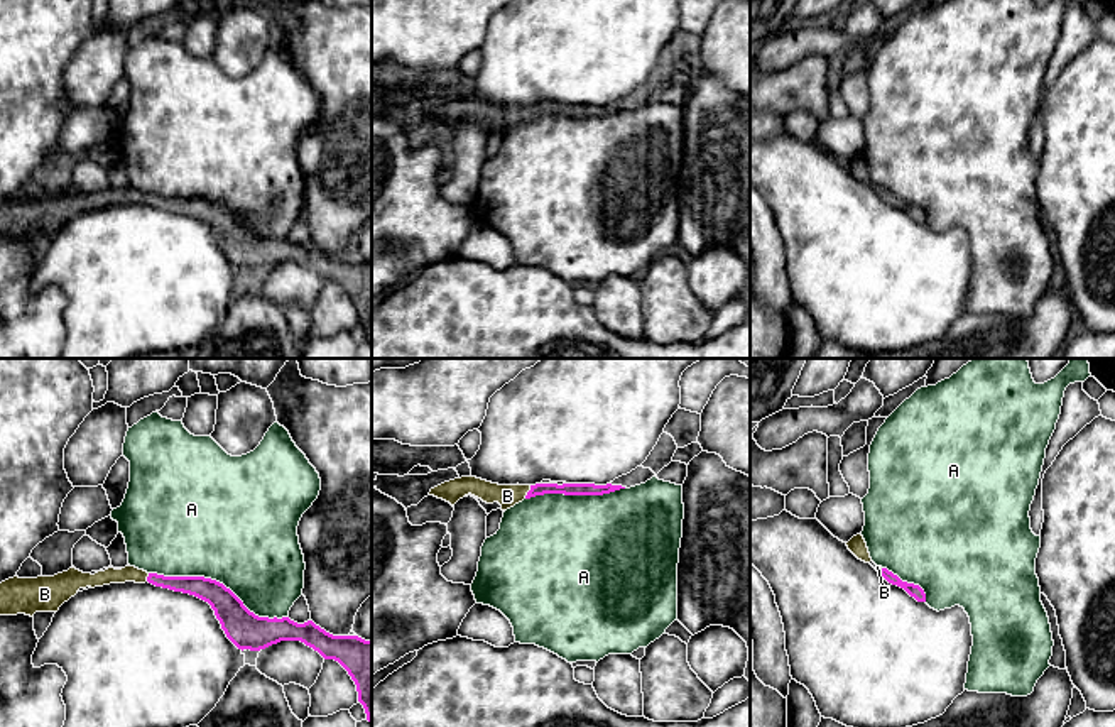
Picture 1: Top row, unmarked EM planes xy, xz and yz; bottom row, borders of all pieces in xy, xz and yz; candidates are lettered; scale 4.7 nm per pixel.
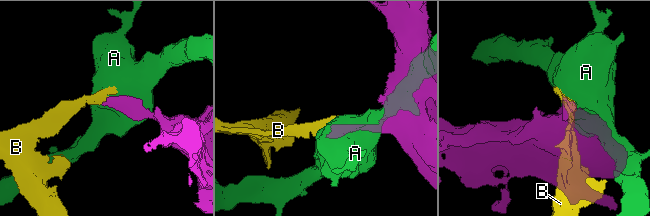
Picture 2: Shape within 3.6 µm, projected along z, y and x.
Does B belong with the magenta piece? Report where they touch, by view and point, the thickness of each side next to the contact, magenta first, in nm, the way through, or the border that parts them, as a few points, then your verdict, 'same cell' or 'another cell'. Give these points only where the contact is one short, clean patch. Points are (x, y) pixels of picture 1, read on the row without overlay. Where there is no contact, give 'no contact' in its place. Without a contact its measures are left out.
xz (527, 114) | 60/110 nm | across xz (539, 110), (527, 114), (507, 117) | same cell

